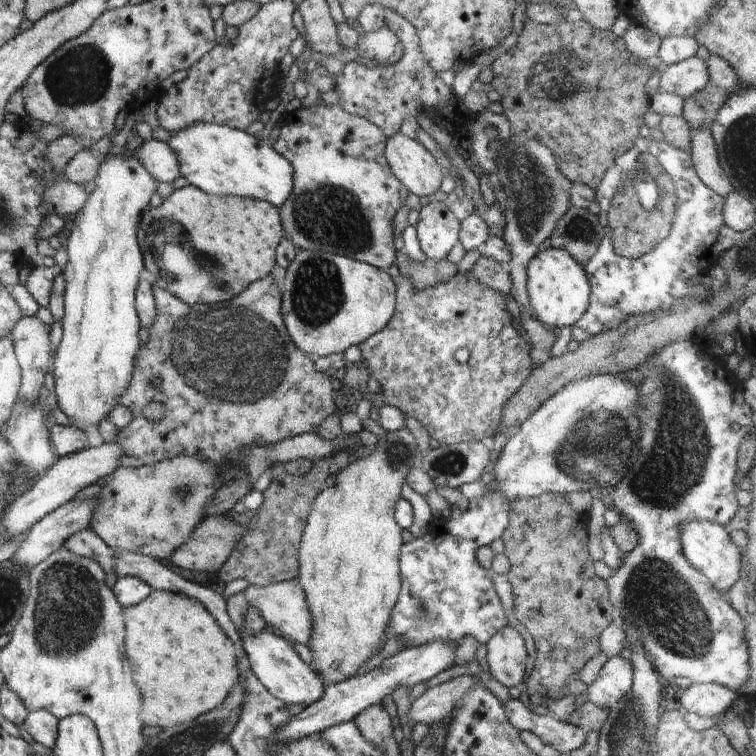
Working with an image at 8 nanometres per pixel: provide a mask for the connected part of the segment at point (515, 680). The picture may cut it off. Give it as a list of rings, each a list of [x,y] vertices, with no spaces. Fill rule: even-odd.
[[[506,625],[487,642],[486,661],[490,674],[508,688],[522,683],[528,658],[522,635]]]

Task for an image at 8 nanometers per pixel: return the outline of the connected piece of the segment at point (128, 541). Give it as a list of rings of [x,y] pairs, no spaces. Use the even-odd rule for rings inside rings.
[[[182,454],[182,456],[175,456],[172,460],[164,460],[152,466],[124,467],[120,465],[105,479],[106,484],[102,486],[100,495],[96,497],[98,504],[90,520],[90,530],[98,534],[116,554],[141,554],[159,561],[170,558],[170,554],[182,546],[192,536],[192,532],[197,530],[205,517],[206,504],[222,485],[224,472],[218,472],[218,468],[214,468],[210,462],[202,458]]]

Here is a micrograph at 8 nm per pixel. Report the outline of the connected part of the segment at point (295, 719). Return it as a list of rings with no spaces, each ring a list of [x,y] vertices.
[[[434,640],[428,644],[407,647],[402,652],[386,658],[380,666],[376,666],[374,670],[370,670],[362,676],[358,674],[356,678],[351,677],[326,685],[320,700],[316,700],[314,704],[304,708],[298,715],[294,715],[286,726],[282,726],[276,732],[276,740],[278,742],[296,742],[306,736],[319,735],[326,728],[354,721],[358,714],[364,712],[366,708],[370,708],[372,704],[379,704],[382,698],[390,696],[396,688],[400,688],[400,686],[413,687],[420,682],[424,683],[452,667],[456,662],[456,647],[457,643],[452,640]]]

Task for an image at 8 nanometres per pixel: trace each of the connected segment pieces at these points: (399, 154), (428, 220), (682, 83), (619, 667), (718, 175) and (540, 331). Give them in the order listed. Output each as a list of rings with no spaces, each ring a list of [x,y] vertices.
[[[396,132],[386,140],[384,156],[392,174],[416,196],[435,194],[445,171],[416,138]]]
[[[435,200],[421,207],[415,229],[426,259],[446,259],[448,252],[459,242],[460,224],[461,221],[442,201]]]
[[[690,56],[682,62],[667,66],[660,75],[659,90],[678,94],[683,99],[702,90],[709,82],[706,61],[698,56]]]
[[[620,655],[612,656],[602,666],[599,675],[587,686],[585,695],[600,708],[610,710],[630,692],[633,684],[633,664]]]
[[[708,126],[690,127],[690,138],[691,158],[700,180],[720,196],[725,197],[730,194],[733,186],[718,162],[716,142],[712,138],[711,128]]]
[[[521,311],[521,326],[526,330],[526,336],[530,340],[531,359],[533,364],[544,364],[553,357],[552,347],[557,340],[557,331],[544,326],[538,319]]]

